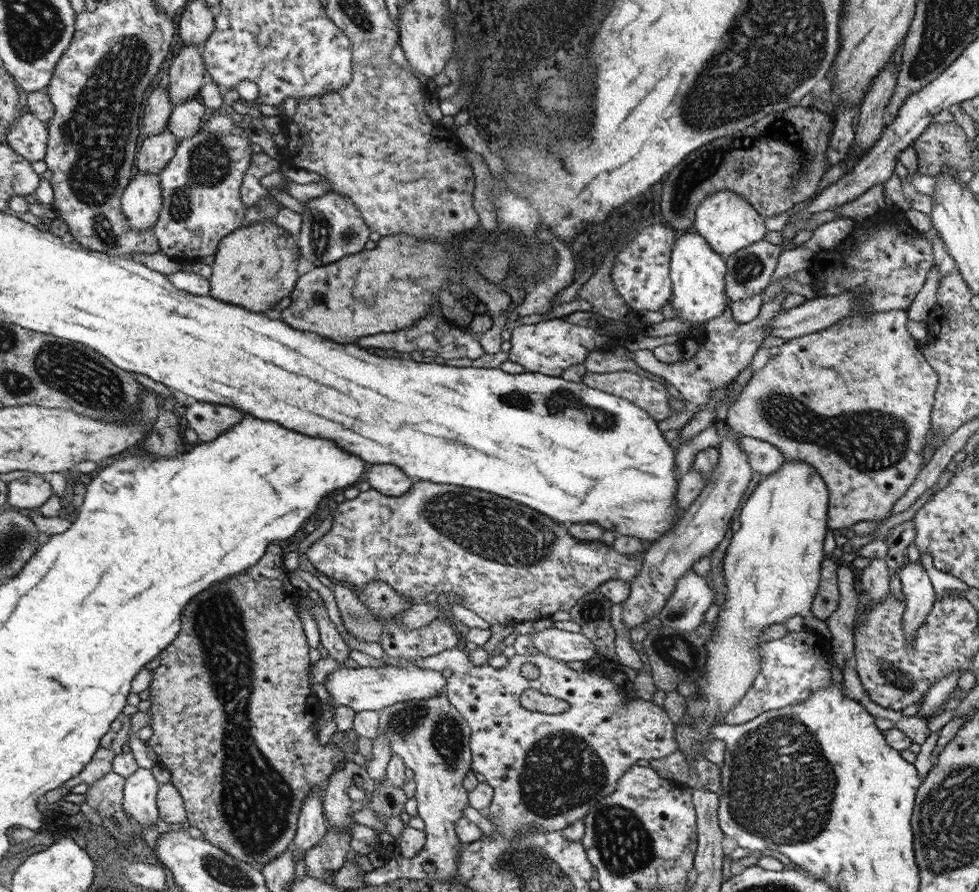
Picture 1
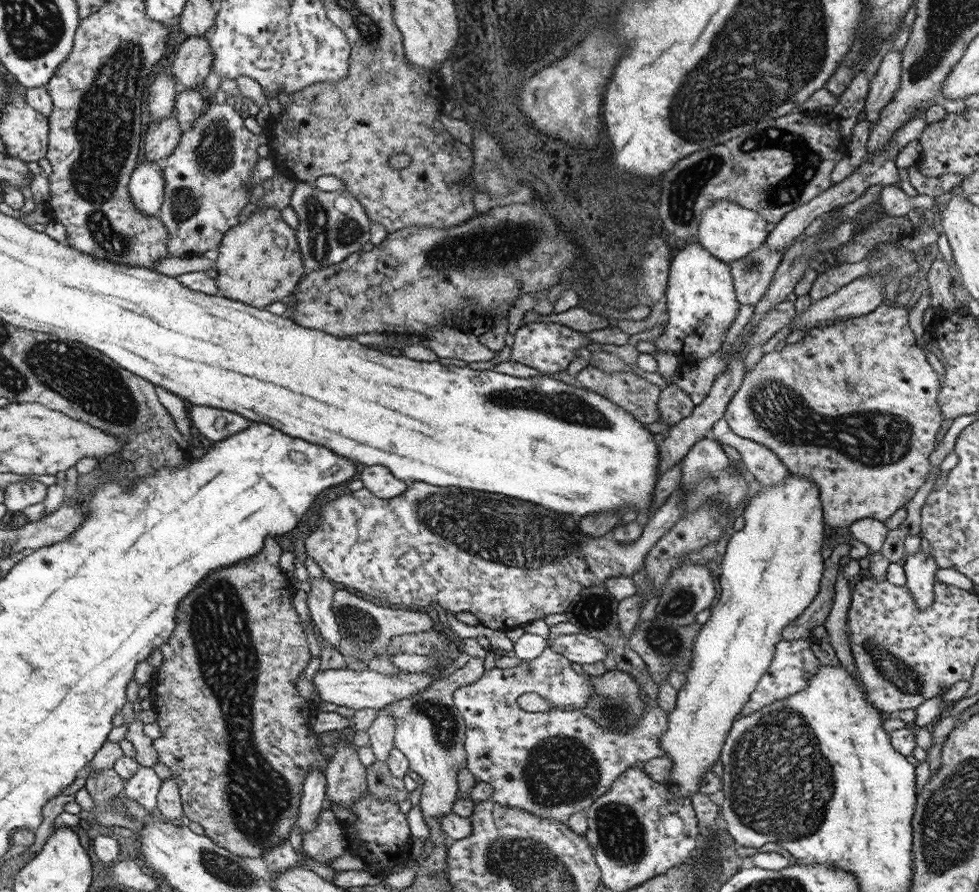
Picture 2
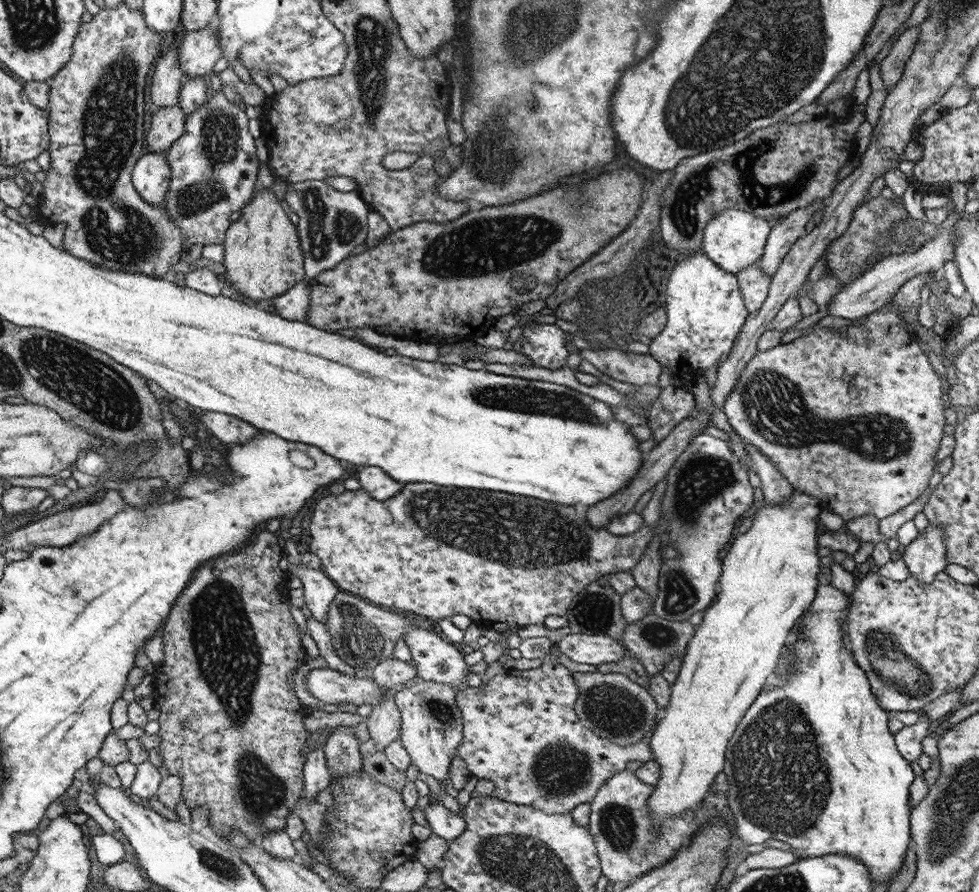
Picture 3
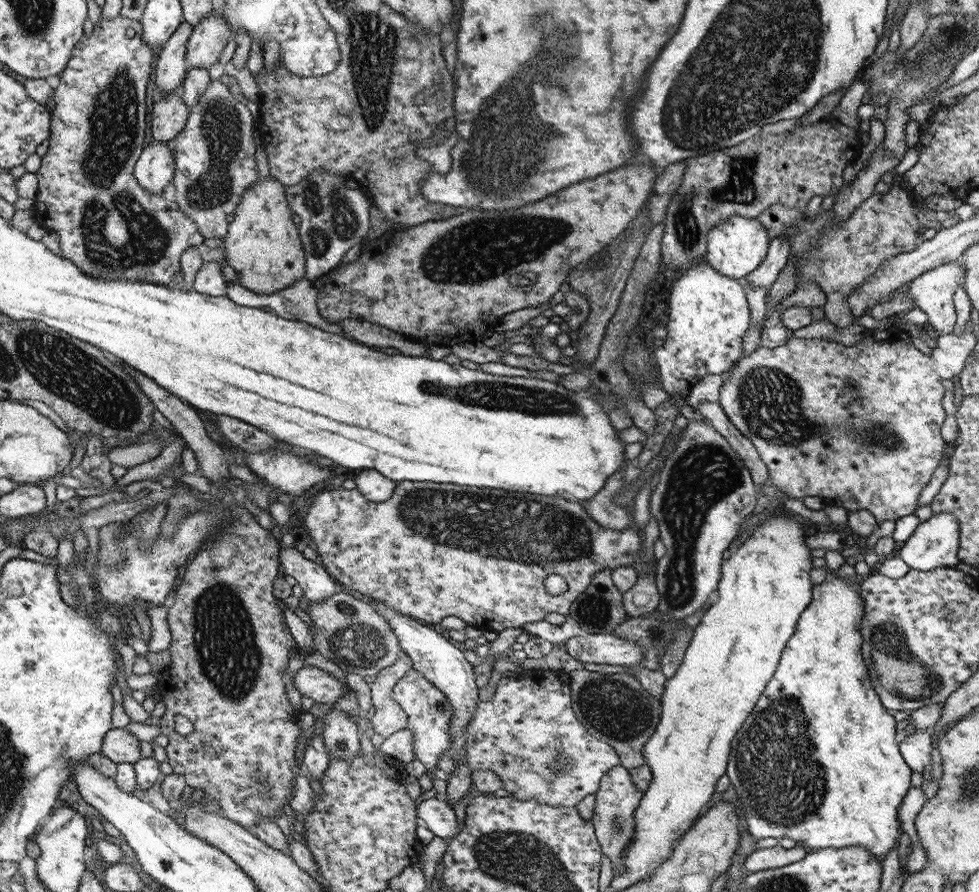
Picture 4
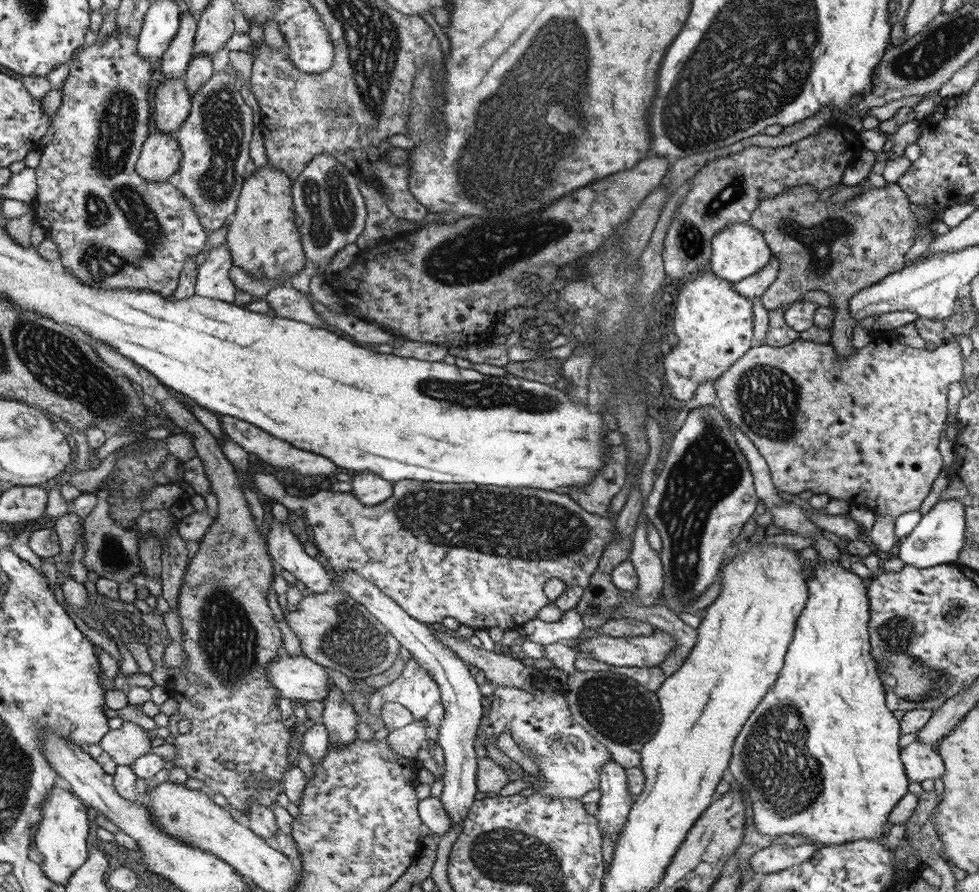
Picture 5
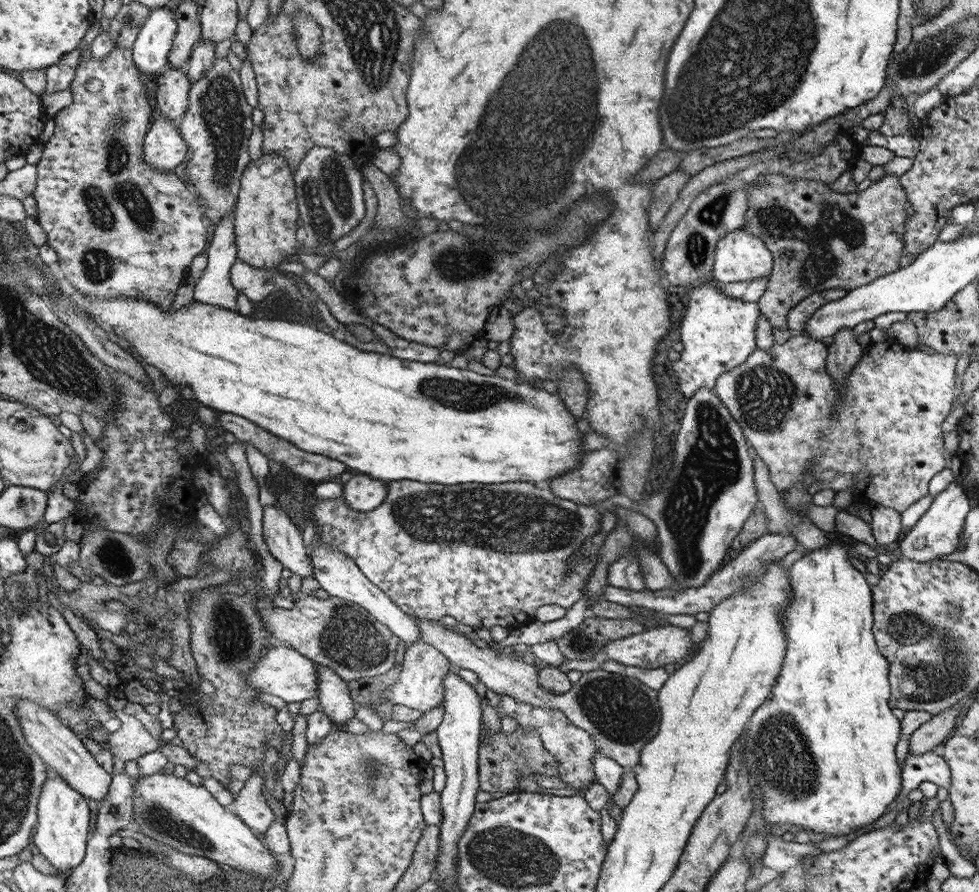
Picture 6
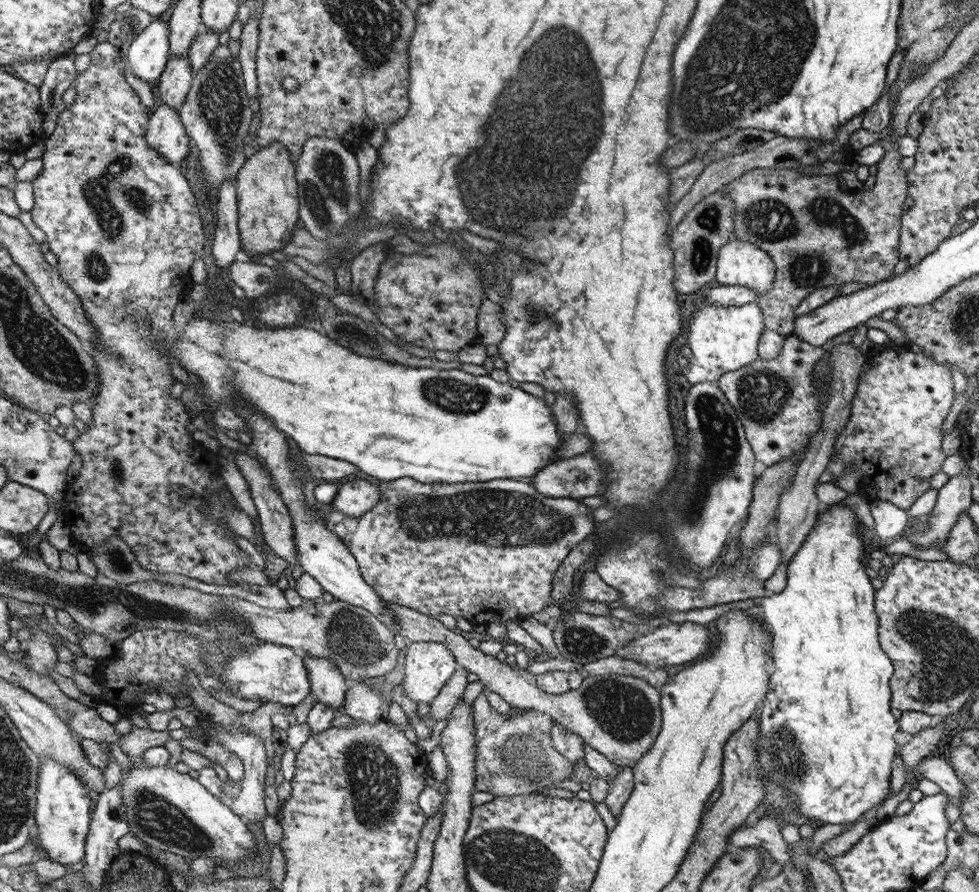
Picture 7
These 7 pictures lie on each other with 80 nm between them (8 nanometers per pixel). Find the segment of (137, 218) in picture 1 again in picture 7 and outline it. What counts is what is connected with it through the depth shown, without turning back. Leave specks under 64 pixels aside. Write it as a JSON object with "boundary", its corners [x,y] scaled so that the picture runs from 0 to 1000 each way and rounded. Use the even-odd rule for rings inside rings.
{"boundary":[[[165,115],[153,130],[151,161],[163,175],[170,175],[173,184],[184,184],[194,170],[193,150],[186,139],[183,126]]]}

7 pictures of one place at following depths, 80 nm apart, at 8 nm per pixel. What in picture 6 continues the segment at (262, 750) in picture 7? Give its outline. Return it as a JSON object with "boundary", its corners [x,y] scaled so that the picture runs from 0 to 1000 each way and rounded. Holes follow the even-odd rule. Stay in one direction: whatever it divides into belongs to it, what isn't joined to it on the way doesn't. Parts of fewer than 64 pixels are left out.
{"boundary":[[[266,860],[257,862],[258,865],[264,867],[259,867],[250,874],[250,882],[239,891],[240,896],[235,904],[251,924],[255,925],[255,928],[260,928],[261,932],[270,936],[281,917],[268,891],[269,863]]]}

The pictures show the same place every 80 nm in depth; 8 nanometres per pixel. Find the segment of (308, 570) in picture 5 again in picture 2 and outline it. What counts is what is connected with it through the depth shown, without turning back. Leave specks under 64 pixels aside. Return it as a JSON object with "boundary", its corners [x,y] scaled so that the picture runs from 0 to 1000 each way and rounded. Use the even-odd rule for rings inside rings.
{"boundary":[[[332,646],[328,648],[317,647],[317,666],[315,666],[315,683],[317,693],[323,704],[323,711],[342,728],[349,717],[346,700],[339,683],[342,660],[345,658]]]}

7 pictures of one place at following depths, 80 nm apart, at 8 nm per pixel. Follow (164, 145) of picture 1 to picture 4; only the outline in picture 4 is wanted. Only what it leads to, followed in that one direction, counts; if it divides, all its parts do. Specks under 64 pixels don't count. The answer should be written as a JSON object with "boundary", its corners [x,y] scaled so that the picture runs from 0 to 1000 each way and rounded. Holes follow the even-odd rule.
{"boundary":[[[184,99],[175,104],[170,104],[163,108],[156,118],[157,127],[155,130],[155,137],[153,137],[153,148],[155,148],[155,159],[174,159],[177,158],[191,139],[191,132],[193,130],[193,122],[188,114],[187,108],[184,104]]]}

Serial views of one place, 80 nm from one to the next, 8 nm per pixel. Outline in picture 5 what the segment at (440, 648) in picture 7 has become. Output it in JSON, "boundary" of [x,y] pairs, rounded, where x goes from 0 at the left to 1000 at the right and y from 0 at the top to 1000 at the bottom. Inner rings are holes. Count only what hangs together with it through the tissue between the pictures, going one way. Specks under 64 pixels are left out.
{"boundary":[[[419,737],[413,752],[402,765],[390,769],[384,776],[380,776],[377,787],[377,797],[379,800],[389,799],[390,790],[394,787],[404,787],[414,791],[424,805],[424,808],[431,808],[435,814],[435,836],[448,835],[447,828],[450,827],[450,812],[455,803],[454,787],[450,785],[449,769],[443,763],[437,753],[427,742],[425,738]]]}

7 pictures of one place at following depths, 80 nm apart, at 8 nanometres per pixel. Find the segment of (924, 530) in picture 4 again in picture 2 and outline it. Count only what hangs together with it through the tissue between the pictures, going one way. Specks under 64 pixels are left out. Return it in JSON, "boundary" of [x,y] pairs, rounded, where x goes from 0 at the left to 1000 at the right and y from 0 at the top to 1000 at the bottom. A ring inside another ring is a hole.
{"boundary":[[[942,614],[934,621],[926,621],[921,630],[926,648],[925,657],[934,669],[936,682],[944,684],[954,673],[956,640],[959,639],[953,621],[949,622]]]}

